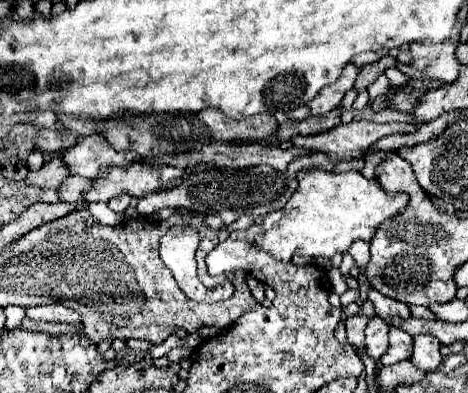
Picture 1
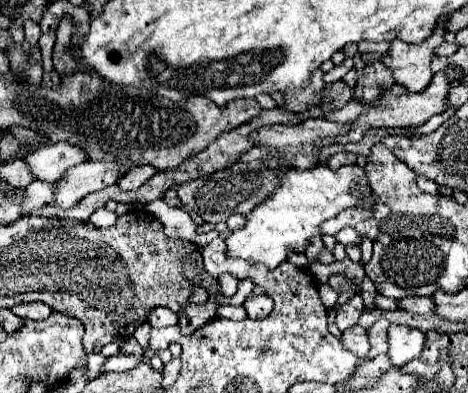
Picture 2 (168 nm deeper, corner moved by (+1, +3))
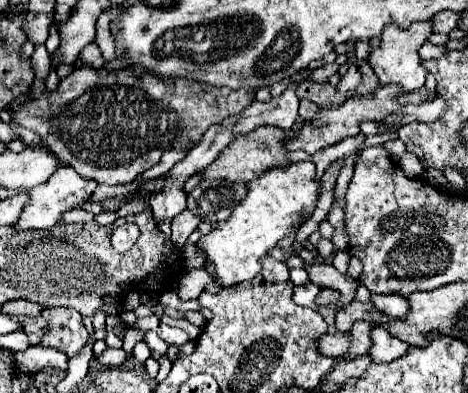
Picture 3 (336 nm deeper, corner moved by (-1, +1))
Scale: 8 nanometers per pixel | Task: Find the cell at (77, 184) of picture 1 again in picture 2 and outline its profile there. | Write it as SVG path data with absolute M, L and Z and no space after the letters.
M33 181L33 185L27 187L27 197L23 201L23 213L29 215L33 209L39 209L47 203L51 203L55 199L55 183L47 183L47 181Z

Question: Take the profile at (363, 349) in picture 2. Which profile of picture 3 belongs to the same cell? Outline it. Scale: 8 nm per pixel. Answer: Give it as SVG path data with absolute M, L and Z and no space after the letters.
M325 333L317 339L317 351L325 357L341 357L343 351L349 347L349 335L347 333Z

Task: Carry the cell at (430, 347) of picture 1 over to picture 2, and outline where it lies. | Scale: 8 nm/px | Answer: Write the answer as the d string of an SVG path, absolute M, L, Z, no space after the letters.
M405 325L389 327L389 357L393 365L403 367L413 359L419 359L425 349L425 333Z

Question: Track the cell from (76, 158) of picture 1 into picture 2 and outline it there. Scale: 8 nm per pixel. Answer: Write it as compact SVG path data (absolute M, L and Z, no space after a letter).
M61 141L39 145L25 157L25 161L31 165L31 171L37 179L57 183L65 175L65 171L87 161L87 155L81 147Z

